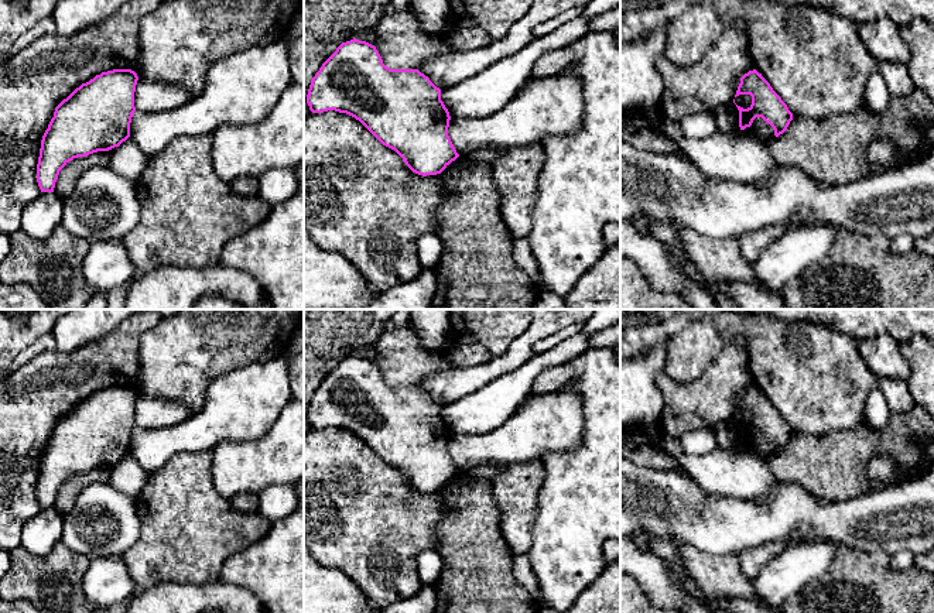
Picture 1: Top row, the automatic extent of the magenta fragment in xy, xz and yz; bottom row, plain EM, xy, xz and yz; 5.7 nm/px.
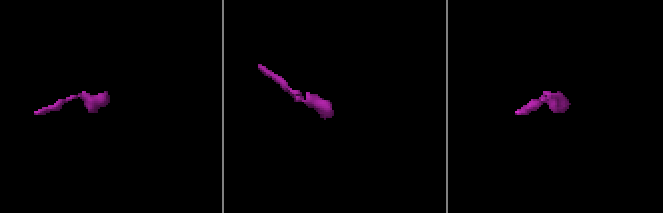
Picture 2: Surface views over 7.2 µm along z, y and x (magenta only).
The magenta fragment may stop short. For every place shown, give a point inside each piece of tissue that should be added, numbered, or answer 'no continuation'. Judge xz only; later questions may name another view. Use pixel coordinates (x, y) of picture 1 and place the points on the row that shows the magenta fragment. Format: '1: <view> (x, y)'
no continuation

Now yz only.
no continuation

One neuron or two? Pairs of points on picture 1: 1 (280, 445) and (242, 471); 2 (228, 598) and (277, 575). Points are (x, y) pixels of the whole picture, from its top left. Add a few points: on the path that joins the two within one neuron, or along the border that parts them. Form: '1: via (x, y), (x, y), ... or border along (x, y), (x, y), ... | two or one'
1: via (270, 455), (263, 462), (252, 465) | one
2: border along (219, 579), (245, 586), (257, 598) | two

